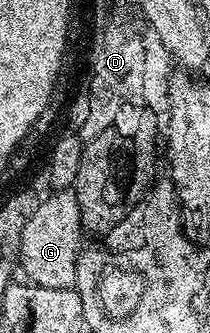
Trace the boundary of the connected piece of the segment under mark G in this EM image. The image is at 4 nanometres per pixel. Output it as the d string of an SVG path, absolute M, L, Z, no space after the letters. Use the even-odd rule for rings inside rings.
M71 190L60 193L58 200L43 202L38 216L27 231L27 239L20 250L19 264L36 287L44 291L70 291L77 281L77 263L80 258L78 211Z

